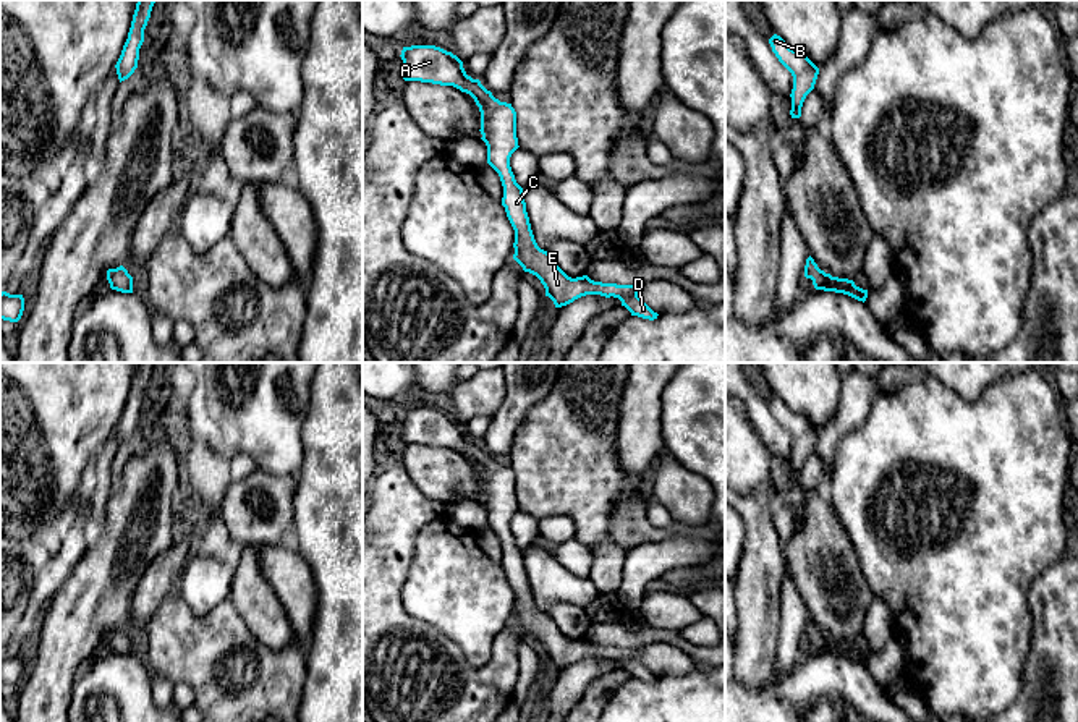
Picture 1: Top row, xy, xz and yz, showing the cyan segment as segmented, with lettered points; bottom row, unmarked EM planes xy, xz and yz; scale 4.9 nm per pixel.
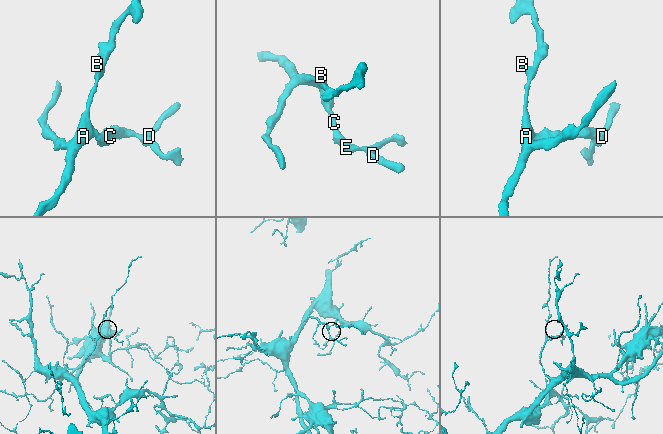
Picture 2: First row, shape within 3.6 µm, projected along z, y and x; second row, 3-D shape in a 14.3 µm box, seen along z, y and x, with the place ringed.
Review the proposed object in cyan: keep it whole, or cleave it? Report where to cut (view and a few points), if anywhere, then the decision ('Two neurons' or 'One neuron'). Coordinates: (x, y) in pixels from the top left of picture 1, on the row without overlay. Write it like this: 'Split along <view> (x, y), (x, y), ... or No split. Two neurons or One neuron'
No split. One neuron

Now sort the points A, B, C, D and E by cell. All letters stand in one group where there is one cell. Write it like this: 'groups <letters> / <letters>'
groups A B C D E

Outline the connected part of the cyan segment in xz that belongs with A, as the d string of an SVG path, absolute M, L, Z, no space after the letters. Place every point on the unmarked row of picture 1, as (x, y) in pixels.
M411 408L401 413L401 439L405 444L421 444L453 448L469 457L481 474L481 497L487 508L487 526L499 536L507 580L515 592L513 622L524 635L536 638L555 670L567 669L586 657L618 660L631 678L654 683L654 675L639 659L643 648L617 648L594 644L588 638L571 641L554 623L550 615L541 612L534 602L523 550L516 546L510 529L511 516L520 510L516 500L516 474L511 466L500 465L479 442L466 437L463 424L435 408Z

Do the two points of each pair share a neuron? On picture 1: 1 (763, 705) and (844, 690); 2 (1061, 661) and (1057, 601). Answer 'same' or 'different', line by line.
1: same
2: same

